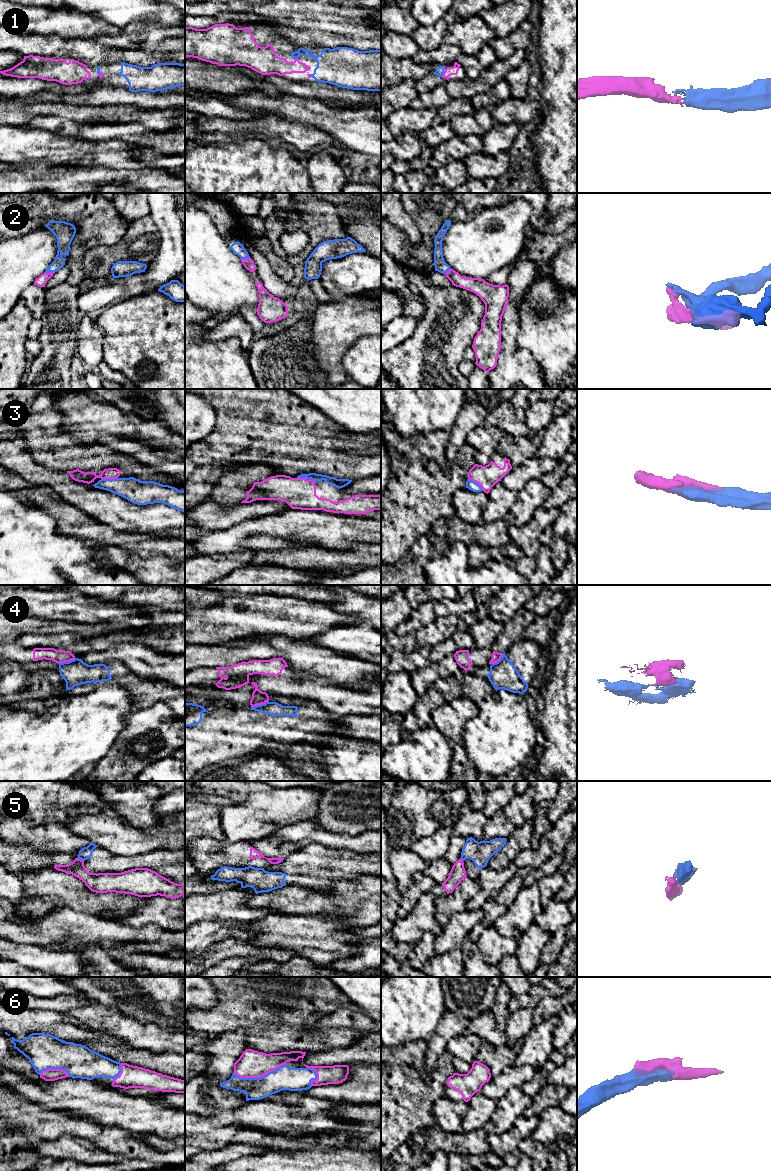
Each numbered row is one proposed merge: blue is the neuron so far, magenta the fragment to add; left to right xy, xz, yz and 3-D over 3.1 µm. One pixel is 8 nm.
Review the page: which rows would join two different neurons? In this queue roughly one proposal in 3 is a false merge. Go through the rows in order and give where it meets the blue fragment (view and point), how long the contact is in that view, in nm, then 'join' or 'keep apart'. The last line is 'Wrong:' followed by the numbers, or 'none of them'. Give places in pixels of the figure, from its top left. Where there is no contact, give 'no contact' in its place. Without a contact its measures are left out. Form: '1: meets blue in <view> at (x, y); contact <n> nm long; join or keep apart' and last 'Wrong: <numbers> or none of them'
1: meets blue in yz at (442, 74); contact 50 nm long; join
2: meets blue in xy at (49, 272); contact 90 nm long; join
3: meets blue in yz at (475, 482); contact 160 nm long; join
4: meets blue in xz at (259, 705); contact 150 nm long; keep apart
5: meets blue in xy at (80, 858); contact 70 nm long; keep apart
6: meets blue in xz at (258, 1078); contact 420 nm long; join
Wrong: 4, 5

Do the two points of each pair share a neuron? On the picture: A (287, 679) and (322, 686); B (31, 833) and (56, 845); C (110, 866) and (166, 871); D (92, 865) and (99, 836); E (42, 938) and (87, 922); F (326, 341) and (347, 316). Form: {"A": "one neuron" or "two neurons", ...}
{"A": "one neuron", "B": "one neuron", "C": "one neuron", "D": "two neurons", "E": "one neuron", "F": "one neuron"}

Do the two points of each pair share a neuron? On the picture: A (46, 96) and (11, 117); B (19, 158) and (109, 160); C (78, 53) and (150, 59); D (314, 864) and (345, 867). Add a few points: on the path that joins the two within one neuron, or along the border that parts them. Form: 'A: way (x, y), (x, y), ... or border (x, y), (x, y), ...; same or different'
A: border (11, 101), (27, 103), (57, 102); different
B: way (41, 152), (87, 152); same
C: way (96, 53), (132, 56); same
D: way (322, 864), (337, 864); same

